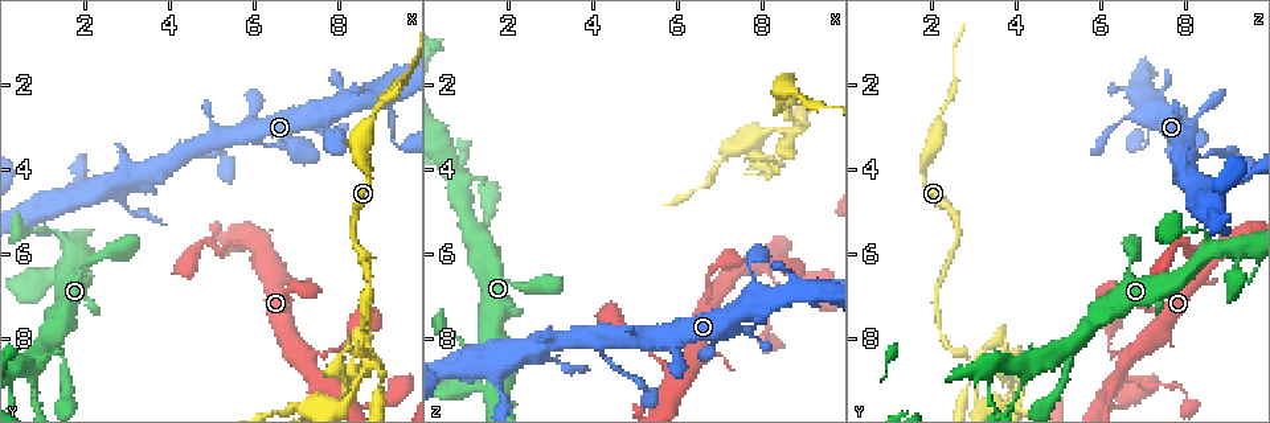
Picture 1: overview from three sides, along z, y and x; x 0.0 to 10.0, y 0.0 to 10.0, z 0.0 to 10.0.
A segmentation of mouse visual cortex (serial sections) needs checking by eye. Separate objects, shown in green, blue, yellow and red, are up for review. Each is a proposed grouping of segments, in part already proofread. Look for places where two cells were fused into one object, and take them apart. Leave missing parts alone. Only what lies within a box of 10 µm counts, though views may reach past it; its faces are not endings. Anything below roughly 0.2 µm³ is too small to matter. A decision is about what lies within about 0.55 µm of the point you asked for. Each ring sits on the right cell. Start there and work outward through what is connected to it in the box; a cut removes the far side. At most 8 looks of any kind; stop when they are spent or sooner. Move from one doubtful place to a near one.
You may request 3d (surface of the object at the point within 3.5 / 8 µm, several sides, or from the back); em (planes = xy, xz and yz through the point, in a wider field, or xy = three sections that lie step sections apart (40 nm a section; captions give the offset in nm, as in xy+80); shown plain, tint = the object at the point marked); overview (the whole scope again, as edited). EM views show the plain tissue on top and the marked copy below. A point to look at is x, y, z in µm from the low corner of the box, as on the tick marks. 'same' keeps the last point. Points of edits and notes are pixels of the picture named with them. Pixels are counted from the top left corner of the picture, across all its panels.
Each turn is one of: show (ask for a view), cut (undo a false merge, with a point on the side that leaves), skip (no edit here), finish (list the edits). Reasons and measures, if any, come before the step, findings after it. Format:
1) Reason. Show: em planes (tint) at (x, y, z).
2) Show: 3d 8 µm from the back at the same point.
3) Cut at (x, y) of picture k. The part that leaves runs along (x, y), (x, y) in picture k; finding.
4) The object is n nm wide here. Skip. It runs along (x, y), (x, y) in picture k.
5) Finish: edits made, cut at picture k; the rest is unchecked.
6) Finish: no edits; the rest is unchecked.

Four arms meet. Show: 3d 3.5 µm at (7.75, 9.05, 6.35).

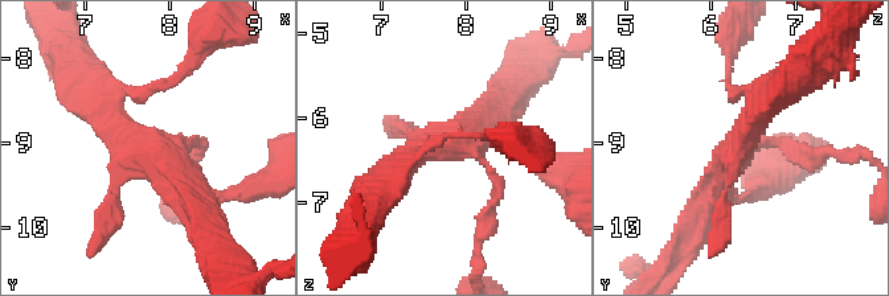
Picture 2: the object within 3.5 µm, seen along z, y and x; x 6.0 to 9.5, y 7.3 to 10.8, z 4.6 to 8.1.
4 arms meet here; the arms are 150, 150, 350, 350 nm wide; now the EM. Show: em xy step 5 (tint) at (7.85, 9.05, 6.35).

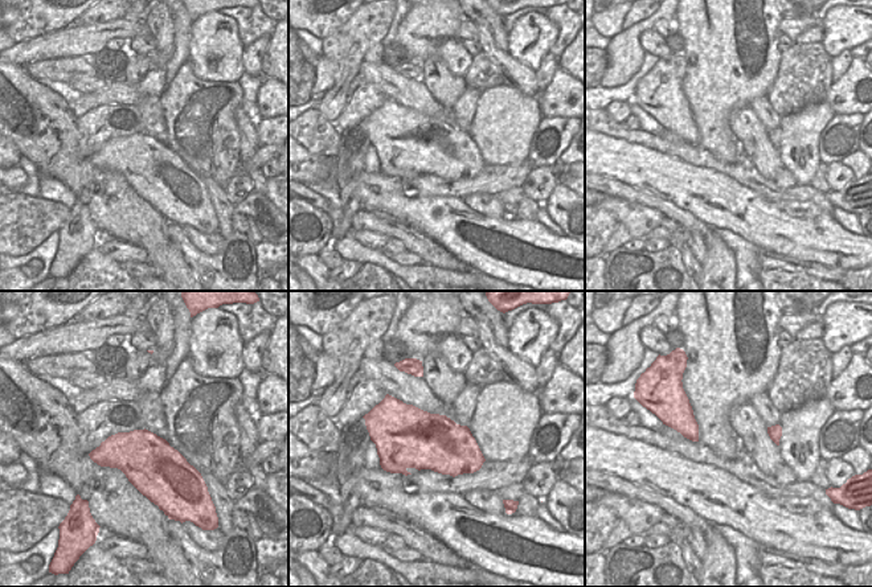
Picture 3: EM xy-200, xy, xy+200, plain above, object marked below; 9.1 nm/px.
Show: em planes (tint) at the same point.

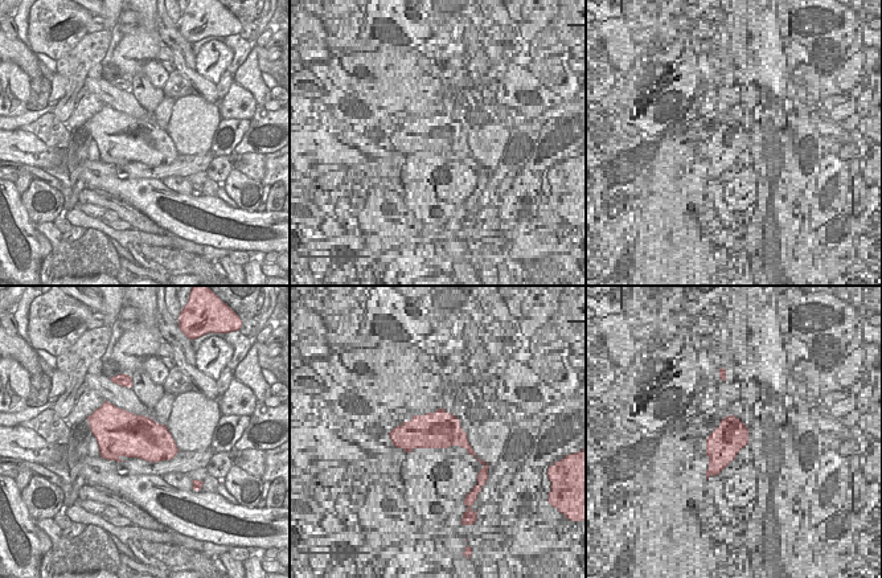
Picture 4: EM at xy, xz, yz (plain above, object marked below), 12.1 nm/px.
Skip. It runs along (95, 94), (131, 143), (213, 200) in picture 2; continuous, no second cell.

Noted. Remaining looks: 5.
Thin neck. Show: 3d 3.5 µm from the back at (8.70, 8.65, 3.10).

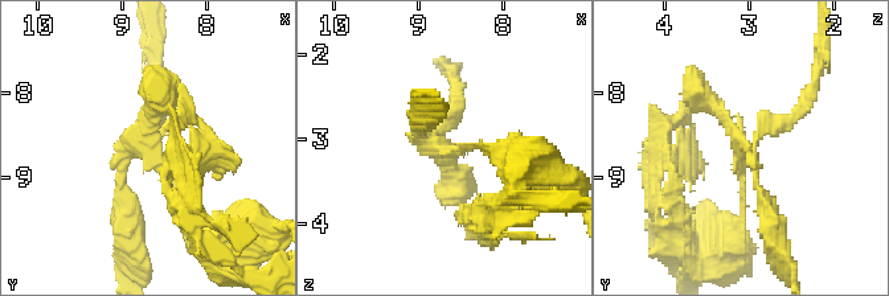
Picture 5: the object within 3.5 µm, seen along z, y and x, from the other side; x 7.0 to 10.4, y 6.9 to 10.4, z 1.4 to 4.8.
Need the tissue. Show: em xy step 3 (tint) at (8.80, 8.65, 3.10).

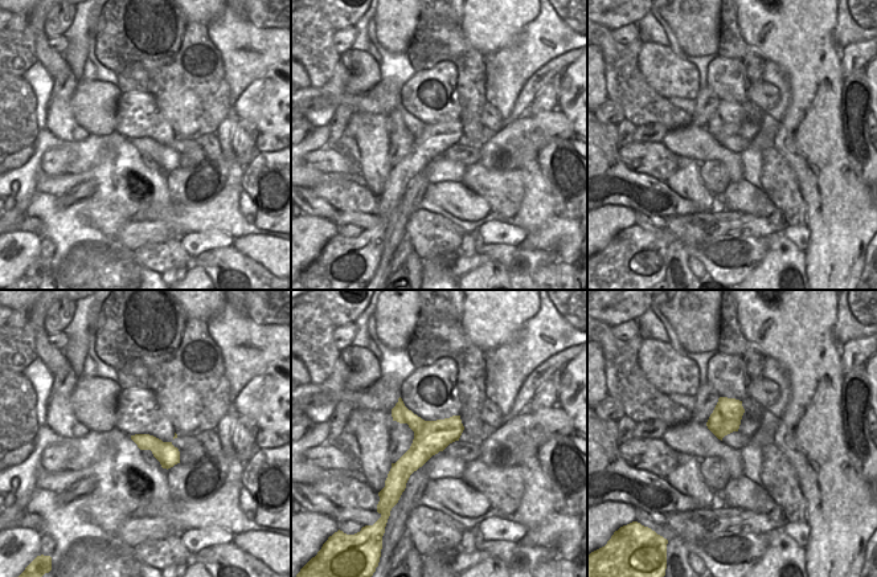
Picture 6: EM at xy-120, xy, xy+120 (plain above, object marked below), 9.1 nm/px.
Cut at (172, 181) of picture 5. The part that leaves runs along (139, 148), (220, 242) in picture 5; two cells meet here.

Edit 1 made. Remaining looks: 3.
Sharp bend. Show: 3d 8 µm at (9.30, 3.20, 7.15).

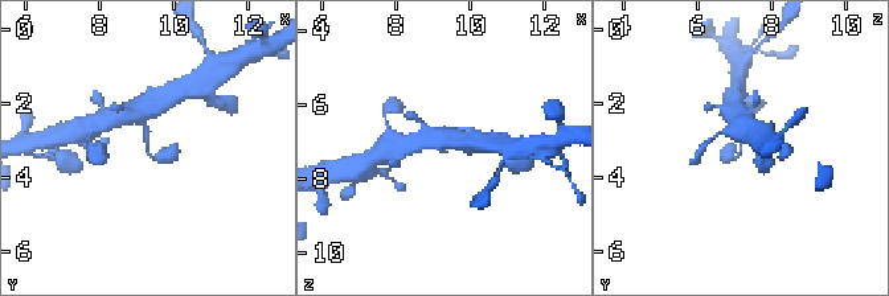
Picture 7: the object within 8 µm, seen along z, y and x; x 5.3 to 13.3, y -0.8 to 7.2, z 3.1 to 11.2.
Show: 3d 3.5 µm at the same point.

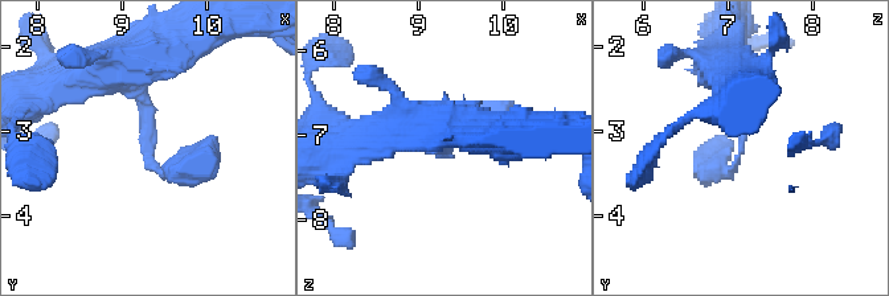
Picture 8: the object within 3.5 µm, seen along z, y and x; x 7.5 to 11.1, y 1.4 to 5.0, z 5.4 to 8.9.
The arms are 200, 300 nm wide. Show: em xy step 5 (tint) at (9.30, 3.25, 7.20).

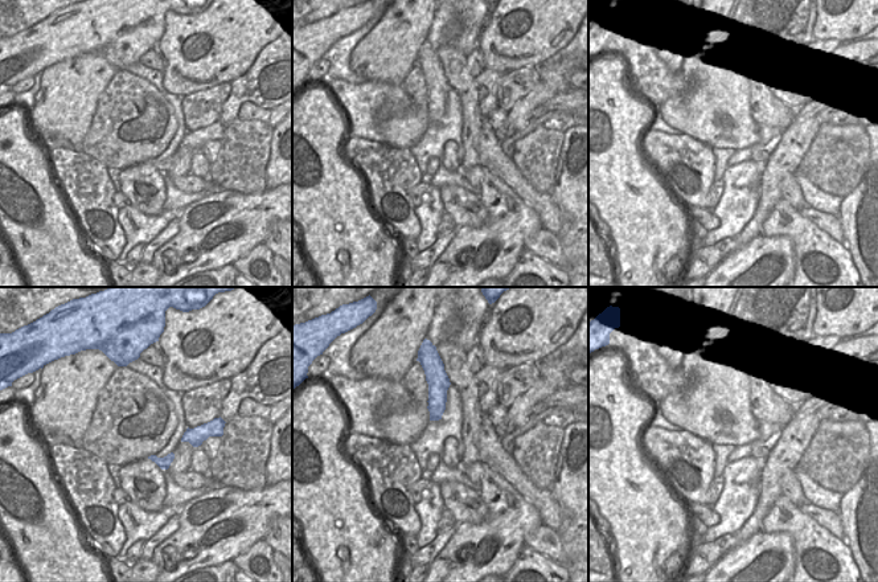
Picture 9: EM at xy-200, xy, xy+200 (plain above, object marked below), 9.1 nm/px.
Skip. It runs along (720, 74), (742, 151), (733, 171), (716, 151) in picture 8; continuous, no second cell.

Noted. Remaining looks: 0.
Finish: edits made, cut at picture 5; the rest is unchecked.

